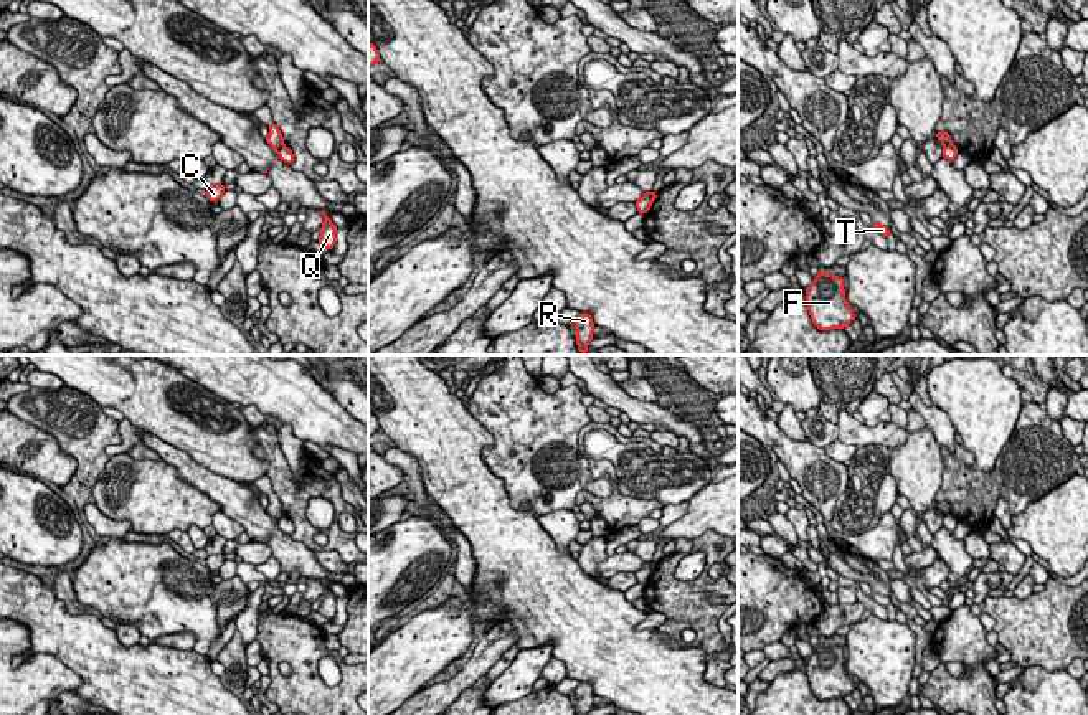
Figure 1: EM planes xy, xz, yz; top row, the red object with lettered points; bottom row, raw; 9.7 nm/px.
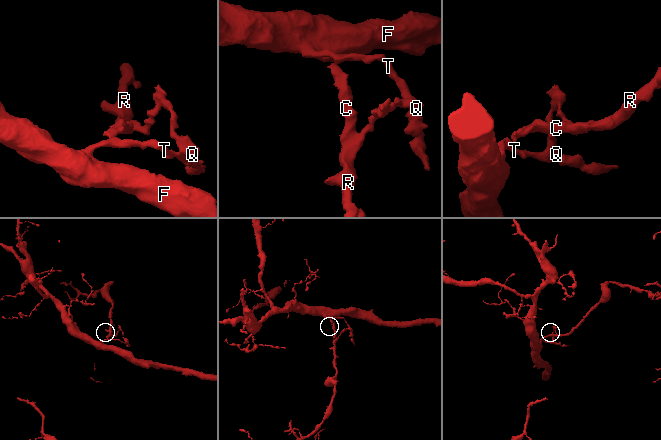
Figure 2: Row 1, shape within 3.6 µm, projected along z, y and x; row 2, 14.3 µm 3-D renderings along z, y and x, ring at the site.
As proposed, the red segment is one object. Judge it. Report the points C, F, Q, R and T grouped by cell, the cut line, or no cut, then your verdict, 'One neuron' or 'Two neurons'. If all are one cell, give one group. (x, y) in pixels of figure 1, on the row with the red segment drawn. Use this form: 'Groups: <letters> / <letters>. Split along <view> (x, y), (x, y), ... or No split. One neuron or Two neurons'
Groups: C R / F Q T. Split along yz (945, 144), (951, 144), (956, 151). Two neurons

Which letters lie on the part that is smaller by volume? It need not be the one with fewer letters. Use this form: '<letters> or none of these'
C, R

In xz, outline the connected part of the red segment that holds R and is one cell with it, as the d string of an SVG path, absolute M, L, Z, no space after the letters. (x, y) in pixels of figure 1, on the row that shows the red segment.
M579 314L575 319L575 327L576 327L576 345L578 350L584 355L588 352L588 343L593 340L593 330L594 330L594 322L589 314Z

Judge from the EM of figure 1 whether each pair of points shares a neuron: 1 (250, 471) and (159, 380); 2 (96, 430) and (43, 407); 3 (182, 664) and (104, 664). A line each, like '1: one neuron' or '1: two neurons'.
1: one neuron
2: one neuron
3: one neuron

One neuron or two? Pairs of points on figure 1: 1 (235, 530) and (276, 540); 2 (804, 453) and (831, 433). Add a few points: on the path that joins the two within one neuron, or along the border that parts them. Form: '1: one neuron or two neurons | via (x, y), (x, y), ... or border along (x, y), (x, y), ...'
1: two neurons | border along (222, 509), (245, 530)
2: two neurons | border along (806, 440), (824, 449)

